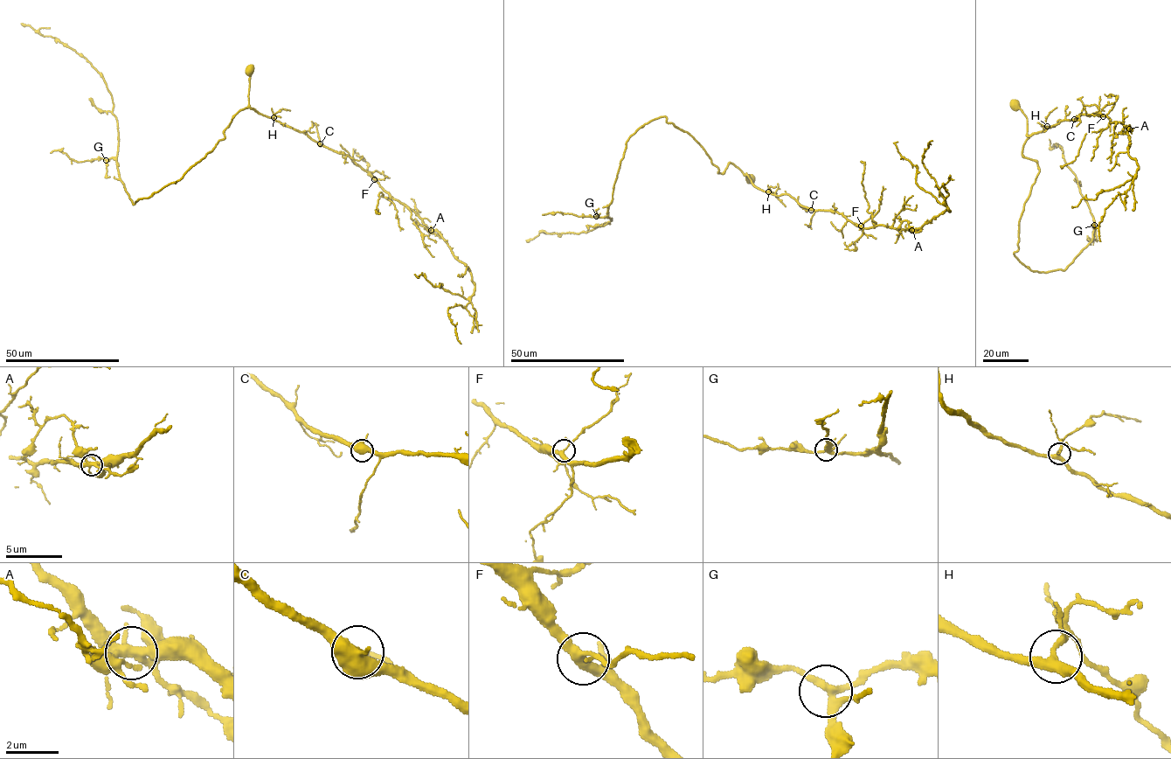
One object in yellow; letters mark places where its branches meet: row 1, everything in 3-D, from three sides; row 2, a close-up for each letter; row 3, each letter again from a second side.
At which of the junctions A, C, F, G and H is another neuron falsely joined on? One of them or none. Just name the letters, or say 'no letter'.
A

